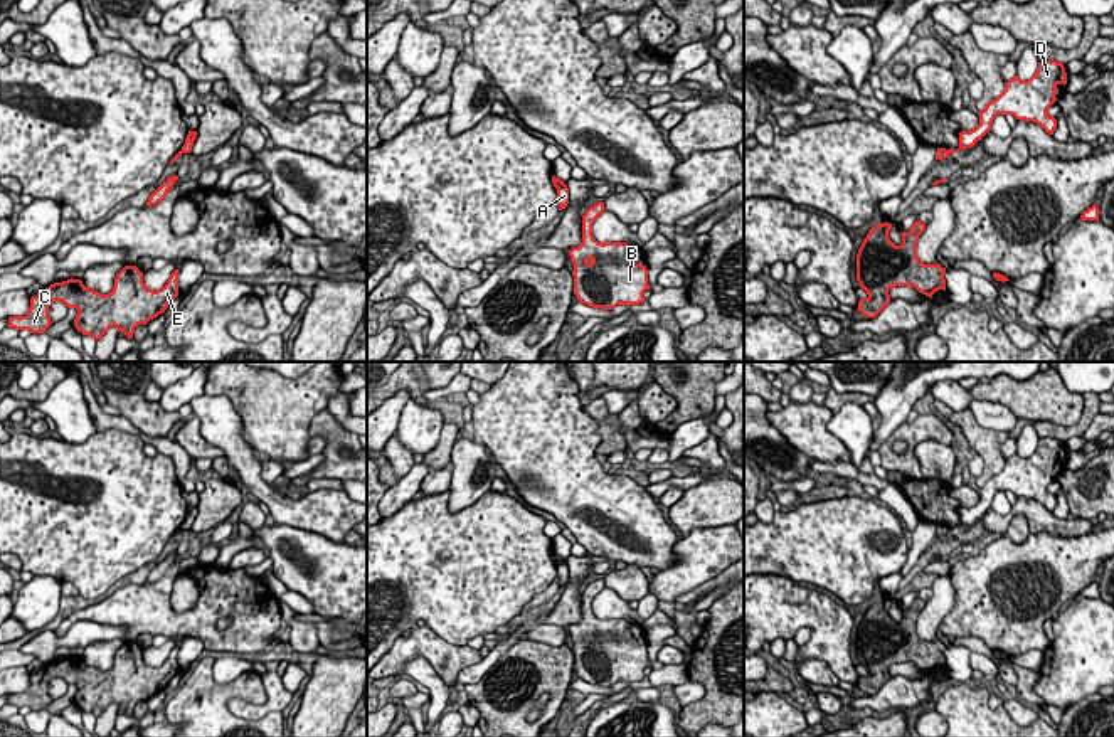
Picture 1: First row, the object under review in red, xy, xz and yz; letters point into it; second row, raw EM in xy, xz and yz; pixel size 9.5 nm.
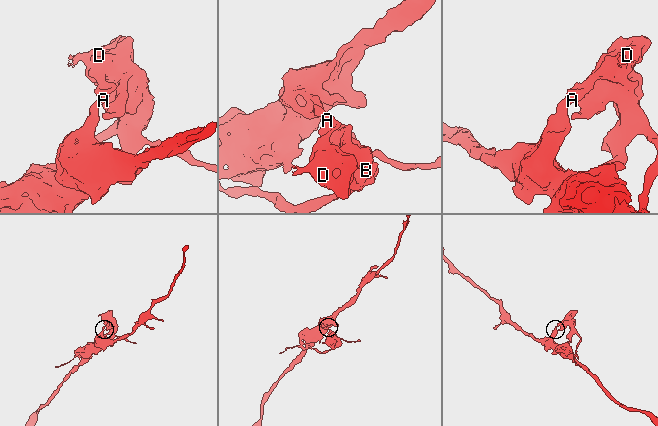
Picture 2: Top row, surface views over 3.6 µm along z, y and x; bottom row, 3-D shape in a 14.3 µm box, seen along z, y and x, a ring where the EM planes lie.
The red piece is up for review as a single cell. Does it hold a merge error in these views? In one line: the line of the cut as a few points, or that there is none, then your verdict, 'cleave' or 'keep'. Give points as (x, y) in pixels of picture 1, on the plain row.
cut in xz along (562, 559), (557, 566); cleave

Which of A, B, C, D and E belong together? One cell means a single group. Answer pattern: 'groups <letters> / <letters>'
groups A B D / C E

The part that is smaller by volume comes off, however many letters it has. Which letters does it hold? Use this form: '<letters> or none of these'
A, B, D

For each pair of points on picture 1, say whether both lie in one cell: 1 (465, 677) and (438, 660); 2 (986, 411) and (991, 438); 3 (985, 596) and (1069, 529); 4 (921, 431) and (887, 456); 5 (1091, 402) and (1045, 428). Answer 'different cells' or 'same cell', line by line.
1: different cells
2: different cells
3: different cells
4: same cell
5: same cell

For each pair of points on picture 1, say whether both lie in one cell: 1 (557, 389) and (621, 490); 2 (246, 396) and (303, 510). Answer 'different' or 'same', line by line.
1: same
2: different

